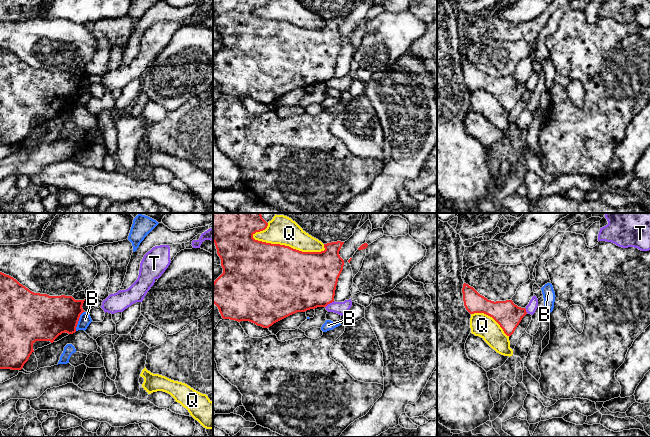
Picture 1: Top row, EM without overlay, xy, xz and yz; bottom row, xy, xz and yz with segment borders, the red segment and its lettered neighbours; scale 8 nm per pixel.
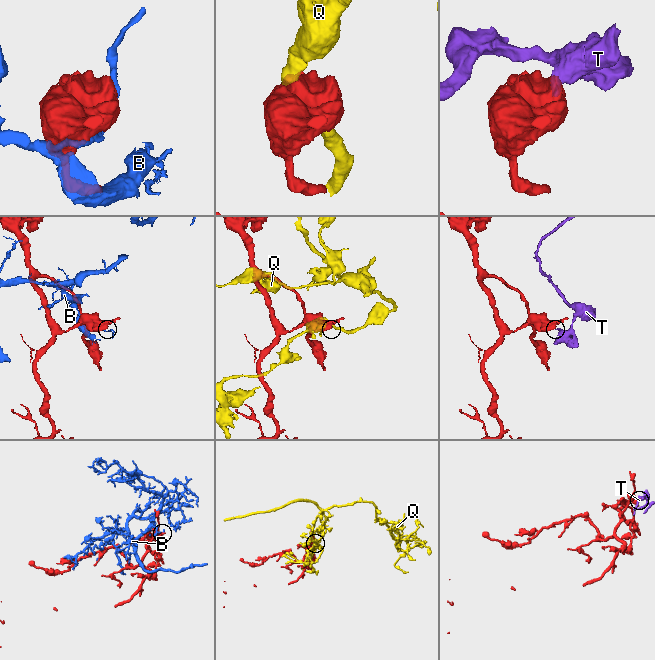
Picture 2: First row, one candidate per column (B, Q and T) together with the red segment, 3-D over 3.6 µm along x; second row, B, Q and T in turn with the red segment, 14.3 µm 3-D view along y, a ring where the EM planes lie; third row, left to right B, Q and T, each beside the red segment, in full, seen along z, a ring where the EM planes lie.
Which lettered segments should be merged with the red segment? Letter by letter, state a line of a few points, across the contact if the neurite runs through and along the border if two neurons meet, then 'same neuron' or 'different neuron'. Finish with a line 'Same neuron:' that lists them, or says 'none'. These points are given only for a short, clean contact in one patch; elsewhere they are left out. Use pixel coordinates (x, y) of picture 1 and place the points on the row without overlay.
B: different neuron
Q: different neuron
T: line xz (334, 77), (325, 83); different neuron
Same neuron: none

